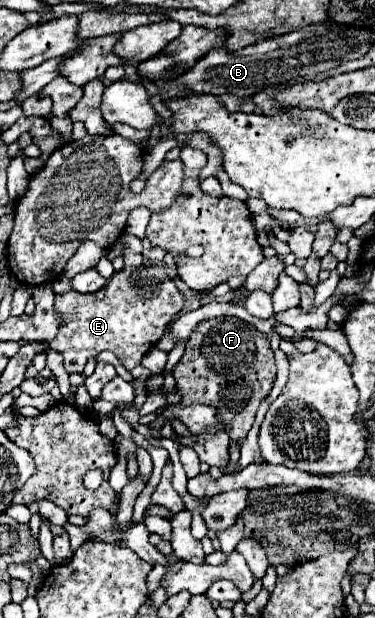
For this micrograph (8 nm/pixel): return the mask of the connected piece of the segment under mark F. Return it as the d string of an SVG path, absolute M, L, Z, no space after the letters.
M219 316L197 324L185 346L185 354L175 364L171 374L175 378L175 390L181 396L177 406L191 406L193 402L215 406L215 410L219 410L219 422L223 422L223 430L231 434L229 446L233 446L245 440L247 432L253 426L259 404L267 398L275 382L275 360L273 360L273 350L269 348L269 338L265 334L261 334L257 328L235 316Z

